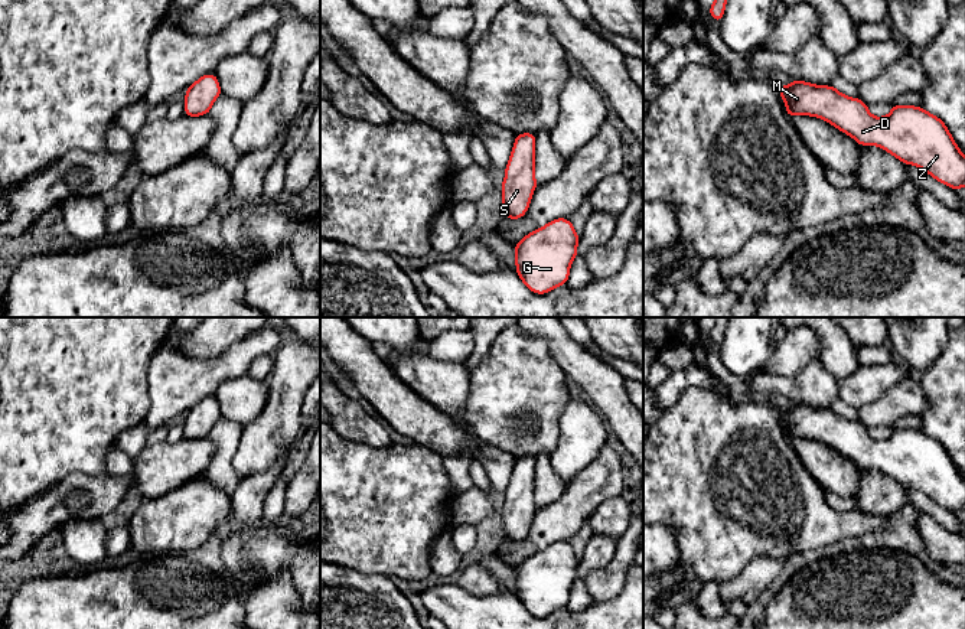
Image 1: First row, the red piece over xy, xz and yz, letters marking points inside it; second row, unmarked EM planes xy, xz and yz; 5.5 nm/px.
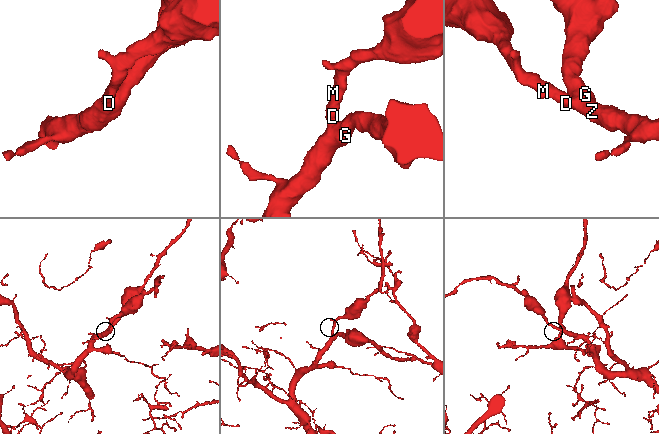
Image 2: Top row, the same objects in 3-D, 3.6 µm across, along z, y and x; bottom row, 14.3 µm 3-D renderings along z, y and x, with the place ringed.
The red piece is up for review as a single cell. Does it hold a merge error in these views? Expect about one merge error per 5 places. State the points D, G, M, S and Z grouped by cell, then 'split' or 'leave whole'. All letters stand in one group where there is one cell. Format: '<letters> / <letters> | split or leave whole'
D G M S Z | leave whole

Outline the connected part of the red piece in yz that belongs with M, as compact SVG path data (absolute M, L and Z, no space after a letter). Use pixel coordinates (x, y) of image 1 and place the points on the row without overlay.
M799 403L779 408L779 417L789 440L819 440L860 469L878 469L955 514L965 509L965 479L945 446L920 428L893 427L889 439L873 440L858 420L850 421L831 408Z

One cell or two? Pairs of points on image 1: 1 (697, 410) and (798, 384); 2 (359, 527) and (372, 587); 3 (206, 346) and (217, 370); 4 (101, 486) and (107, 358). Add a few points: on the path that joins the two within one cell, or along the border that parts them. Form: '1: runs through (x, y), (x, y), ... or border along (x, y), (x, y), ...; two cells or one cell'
1: border along (749, 398), (768, 400); two cells
2: border along (336, 566), (362, 573), (382, 573), (391, 579); two cells
3: border along (241, 339), (212, 358), (189, 359), (179, 354); two cells
4: border along (107, 473), (85, 475), (74, 472), (67, 476); two cells

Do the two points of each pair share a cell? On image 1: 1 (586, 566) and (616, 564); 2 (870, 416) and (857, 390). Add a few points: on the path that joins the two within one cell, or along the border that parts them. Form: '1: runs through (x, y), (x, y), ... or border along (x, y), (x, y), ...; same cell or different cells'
1: border along (618, 540), (615, 554), (602, 567), (583, 579); different cells
2: border along (893, 385), (860, 408); different cells

